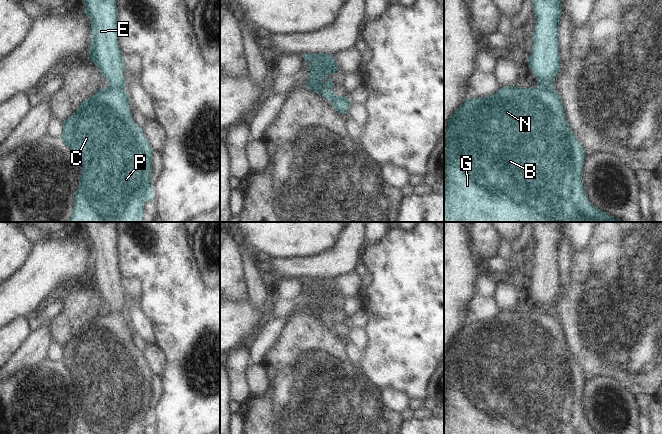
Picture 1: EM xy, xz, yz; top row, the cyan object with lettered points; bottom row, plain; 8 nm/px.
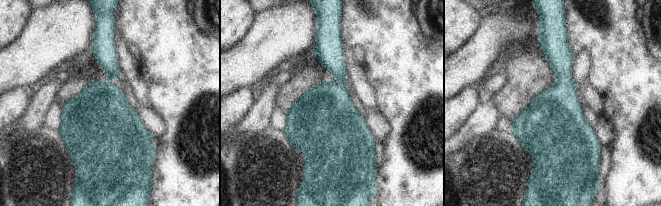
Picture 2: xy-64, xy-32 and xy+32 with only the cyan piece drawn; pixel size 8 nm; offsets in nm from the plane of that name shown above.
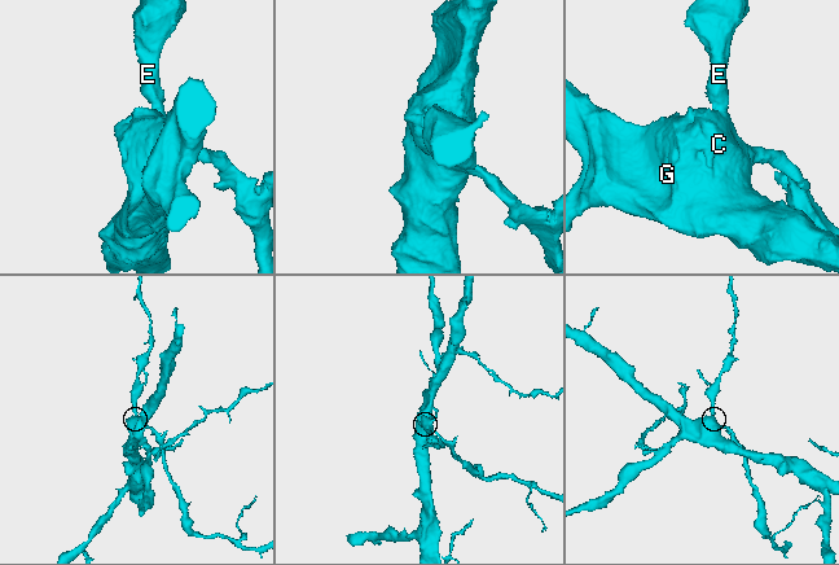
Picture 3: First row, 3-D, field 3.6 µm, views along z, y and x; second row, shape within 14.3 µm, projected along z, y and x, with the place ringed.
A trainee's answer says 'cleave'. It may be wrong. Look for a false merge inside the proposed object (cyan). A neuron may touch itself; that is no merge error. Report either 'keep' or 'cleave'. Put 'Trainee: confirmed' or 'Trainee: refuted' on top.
Trainee: refuted
keep

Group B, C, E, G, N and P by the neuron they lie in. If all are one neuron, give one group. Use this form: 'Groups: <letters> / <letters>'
Groups: B C E G N P

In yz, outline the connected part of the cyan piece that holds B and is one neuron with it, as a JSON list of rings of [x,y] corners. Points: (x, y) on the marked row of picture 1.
[[[532,0],[536,15],[536,27],[532,53],[527,60],[537,78],[537,88],[520,88],[515,85],[501,88],[485,98],[466,99],[451,116],[446,132],[446,186],[444,187],[444,222],[622,222],[595,208],[589,201],[582,181],[586,158],[583,146],[572,132],[565,116],[565,108],[558,92],[553,90],[555,77],[561,66],[559,56],[558,24],[562,15],[562,0]]]

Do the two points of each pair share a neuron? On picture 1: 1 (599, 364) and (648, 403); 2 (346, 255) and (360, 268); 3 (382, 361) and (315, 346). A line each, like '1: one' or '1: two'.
1: two
2: two
3: two

